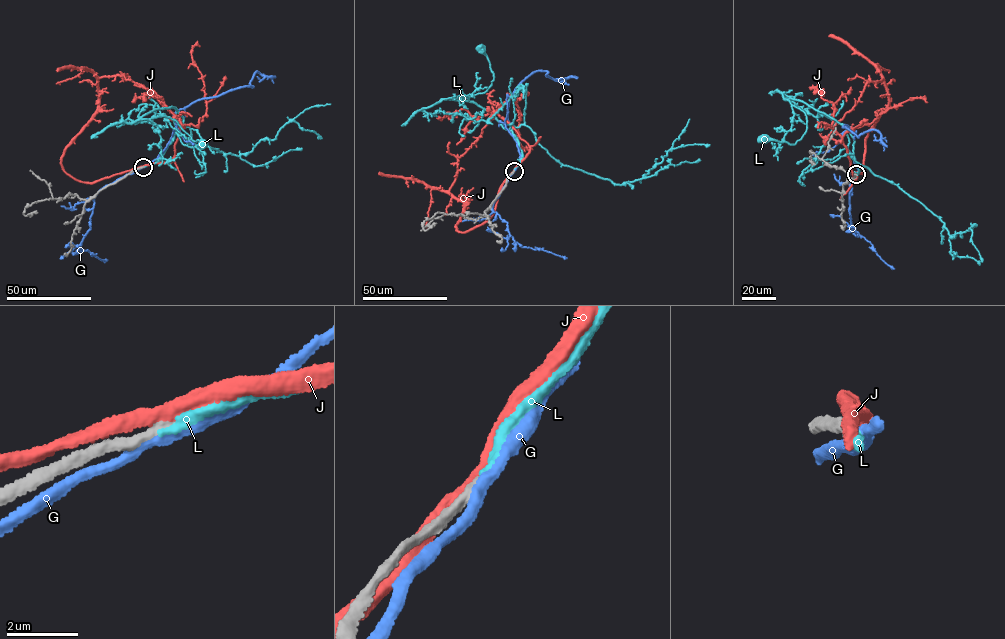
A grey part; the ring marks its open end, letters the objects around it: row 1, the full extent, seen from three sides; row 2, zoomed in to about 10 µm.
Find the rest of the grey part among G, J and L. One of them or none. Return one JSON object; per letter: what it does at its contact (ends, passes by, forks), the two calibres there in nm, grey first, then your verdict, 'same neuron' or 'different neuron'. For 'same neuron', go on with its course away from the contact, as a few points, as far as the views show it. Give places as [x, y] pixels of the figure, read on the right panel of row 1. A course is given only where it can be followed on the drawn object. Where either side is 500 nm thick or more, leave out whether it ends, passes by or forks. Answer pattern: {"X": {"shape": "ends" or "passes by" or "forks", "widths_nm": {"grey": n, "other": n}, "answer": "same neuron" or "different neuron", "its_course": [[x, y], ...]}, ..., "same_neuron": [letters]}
{"G": {"shape": "passes by", "widths_nm": {"grey": 380, "other": 300}, "answer": "different neuron"}, "J": {"shape": "passes by", "widths_nm": {"grey": 320, "other": 340}, "answer": "different neuron"}, "L": {"shape": "ends", "widths_nm": {"grey": 320, "other": 240}, "answer": "same neuron", "its_course": [[856, 175], [859, 164], [848, 149], [846, 128], [805, 103], [789, 99], [807, 120], [795, 144], [763, 139]]}, "same_neuron": ["L"]}

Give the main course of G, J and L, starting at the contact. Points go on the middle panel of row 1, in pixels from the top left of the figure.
G: (513, 171), (520, 160), (516, 142), (499, 125), (508, 124), (517, 86), (541, 70), (561, 81), (577, 78)
J: (513, 171), (502, 183), (491, 216), (464, 232), (455, 227), (466, 204), (422, 181), (379, 172)
L: (514, 171), (522, 154), (512, 130), (472, 102), (440, 101), (480, 94), (491, 85), (493, 72), (481, 48)

